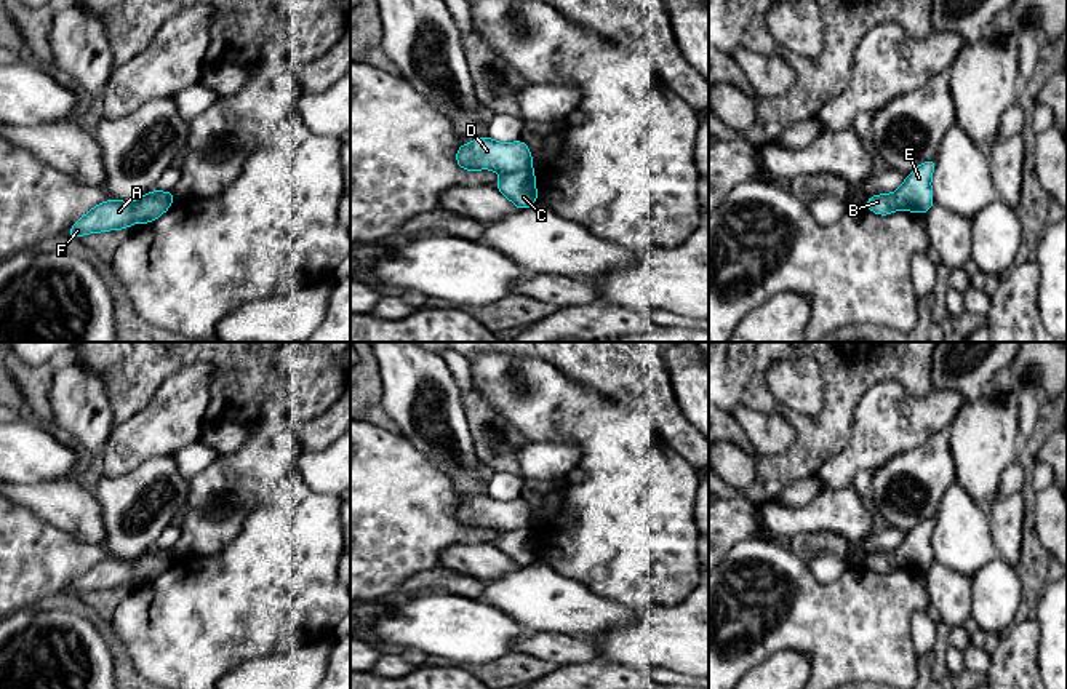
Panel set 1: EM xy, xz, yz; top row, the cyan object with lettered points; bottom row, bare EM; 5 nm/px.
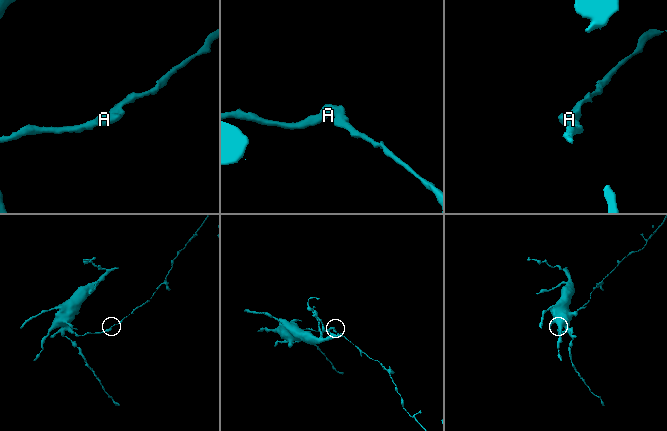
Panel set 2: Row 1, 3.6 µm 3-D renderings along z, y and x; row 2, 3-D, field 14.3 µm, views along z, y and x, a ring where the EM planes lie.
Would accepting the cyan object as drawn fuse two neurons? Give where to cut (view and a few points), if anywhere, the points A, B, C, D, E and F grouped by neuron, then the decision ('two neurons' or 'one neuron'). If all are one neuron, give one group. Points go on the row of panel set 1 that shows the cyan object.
cut xz (531, 168), (501, 175); groups A B D F / C E; two neurons

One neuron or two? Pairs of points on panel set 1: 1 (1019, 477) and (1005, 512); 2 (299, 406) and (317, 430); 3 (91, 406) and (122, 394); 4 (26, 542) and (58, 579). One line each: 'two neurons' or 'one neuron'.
1: two neurons
2: two neurons
3: two neurons
4: one neuron

